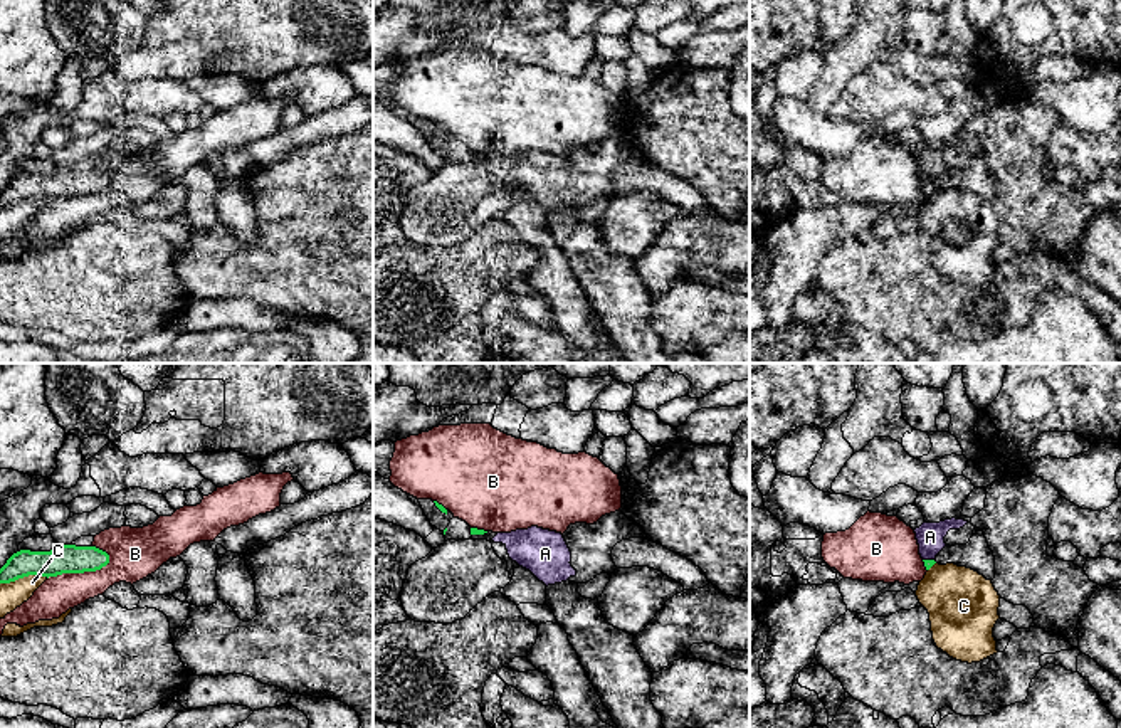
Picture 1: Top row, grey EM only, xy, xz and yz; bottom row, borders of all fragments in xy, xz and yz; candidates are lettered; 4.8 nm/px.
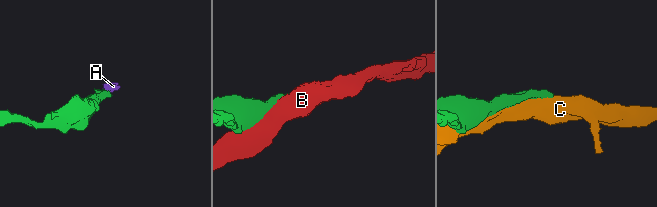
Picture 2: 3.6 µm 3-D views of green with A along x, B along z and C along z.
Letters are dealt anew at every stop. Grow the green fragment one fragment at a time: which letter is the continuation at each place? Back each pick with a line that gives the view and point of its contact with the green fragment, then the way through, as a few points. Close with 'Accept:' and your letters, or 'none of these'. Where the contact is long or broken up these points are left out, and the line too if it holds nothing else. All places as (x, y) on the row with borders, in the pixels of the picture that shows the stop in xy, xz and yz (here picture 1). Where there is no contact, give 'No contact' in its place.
Accept: none of these

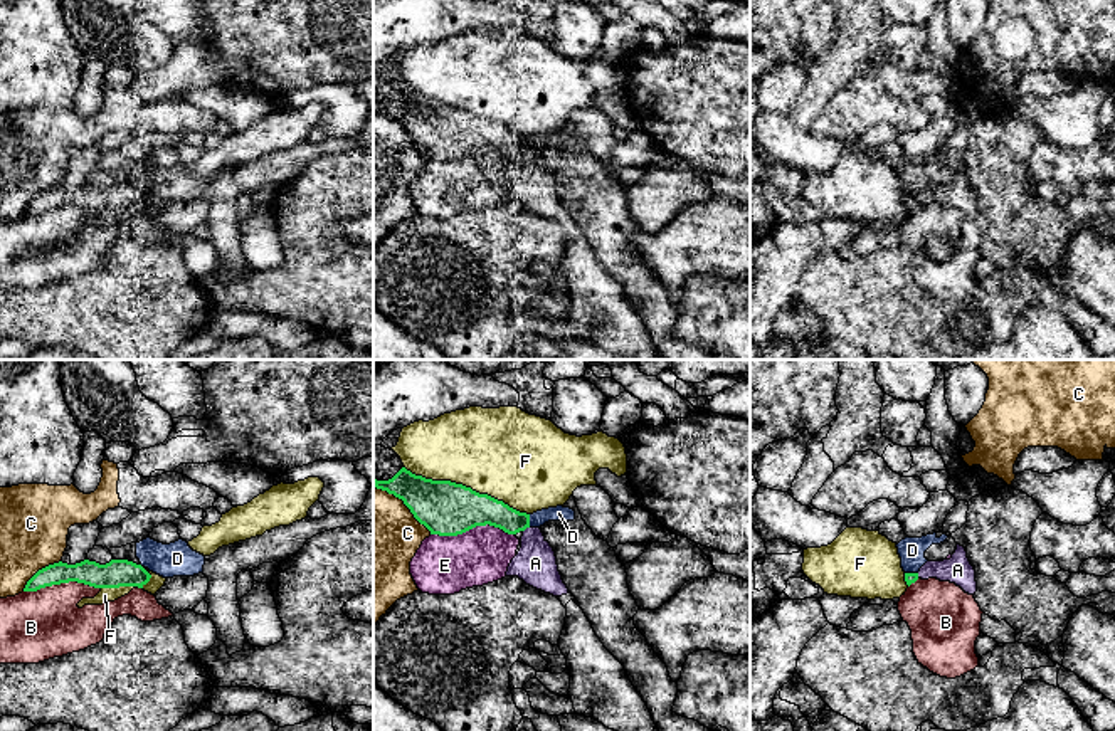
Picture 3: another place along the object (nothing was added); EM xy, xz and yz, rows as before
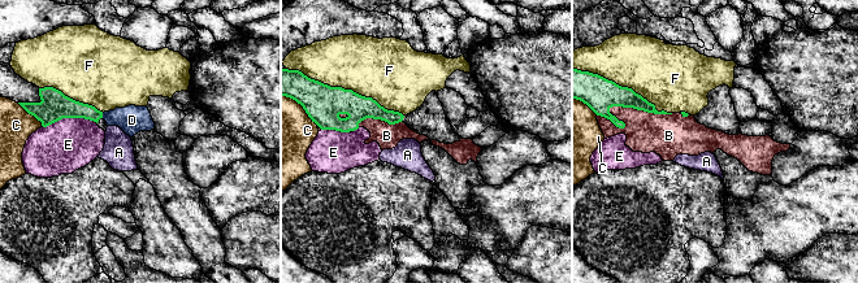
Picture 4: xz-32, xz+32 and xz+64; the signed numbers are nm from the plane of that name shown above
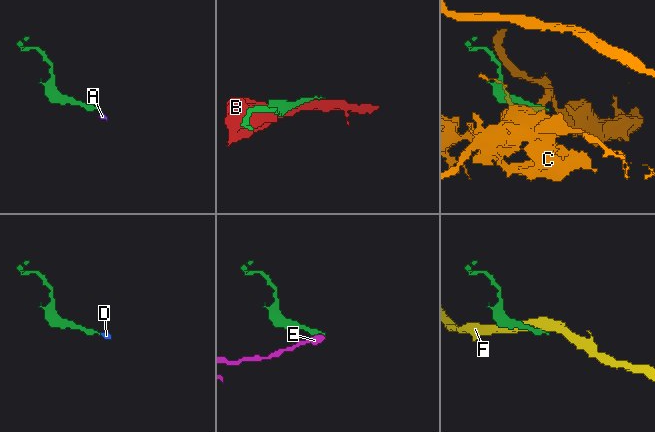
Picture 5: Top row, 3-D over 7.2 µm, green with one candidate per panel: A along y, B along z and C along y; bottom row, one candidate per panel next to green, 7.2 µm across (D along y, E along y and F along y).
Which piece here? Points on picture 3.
A: Touches green at xz (525, 528)
Accept: A

